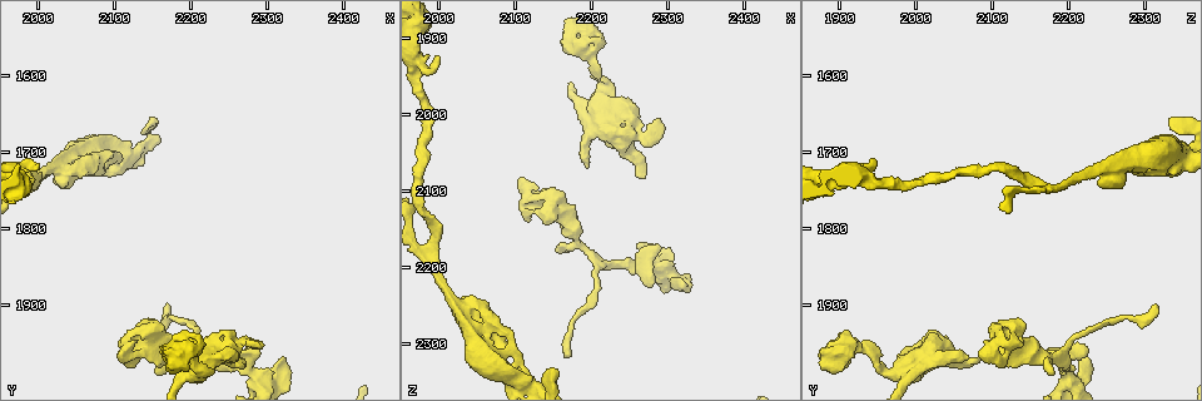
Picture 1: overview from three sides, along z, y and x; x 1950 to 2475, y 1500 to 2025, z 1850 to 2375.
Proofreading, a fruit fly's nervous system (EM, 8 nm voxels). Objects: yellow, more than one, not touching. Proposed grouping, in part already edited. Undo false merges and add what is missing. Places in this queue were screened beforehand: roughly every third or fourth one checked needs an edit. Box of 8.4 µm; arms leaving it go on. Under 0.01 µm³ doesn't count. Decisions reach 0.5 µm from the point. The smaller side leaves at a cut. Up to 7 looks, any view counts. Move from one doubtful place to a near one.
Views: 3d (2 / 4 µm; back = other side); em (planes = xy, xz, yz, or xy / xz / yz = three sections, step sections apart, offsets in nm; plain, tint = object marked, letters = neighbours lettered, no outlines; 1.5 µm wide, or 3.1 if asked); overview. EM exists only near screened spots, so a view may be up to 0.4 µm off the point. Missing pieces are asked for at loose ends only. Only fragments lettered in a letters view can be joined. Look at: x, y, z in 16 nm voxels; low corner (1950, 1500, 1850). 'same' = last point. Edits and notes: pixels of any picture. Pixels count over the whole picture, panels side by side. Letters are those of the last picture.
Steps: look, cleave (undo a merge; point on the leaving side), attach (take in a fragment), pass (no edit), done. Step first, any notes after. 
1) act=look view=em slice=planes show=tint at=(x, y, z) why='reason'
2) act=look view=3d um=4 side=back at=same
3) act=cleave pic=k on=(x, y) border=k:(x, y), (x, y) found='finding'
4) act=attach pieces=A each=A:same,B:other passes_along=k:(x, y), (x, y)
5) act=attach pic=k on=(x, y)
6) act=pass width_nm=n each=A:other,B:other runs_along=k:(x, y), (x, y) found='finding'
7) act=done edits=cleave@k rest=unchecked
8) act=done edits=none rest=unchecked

act=look view=em slice=planes show=letters at=(2190, 1970, 2065) why='branch stops here'

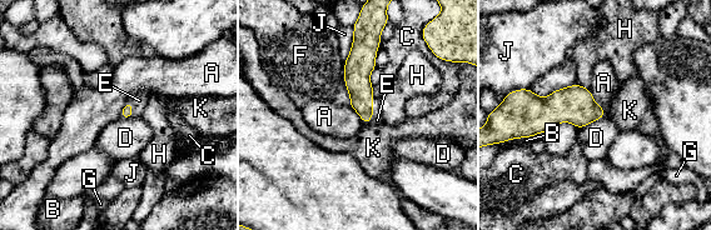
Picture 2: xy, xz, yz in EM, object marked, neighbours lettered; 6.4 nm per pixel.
act=attach pieces=E longest_contact=J:220nm each=A:other,B:other,C:other,D:other,E:same,F:other,G:other,H:other,J:other,K:other passes_along=2:(357, 80), (372, 111), (377, 120) found='the cell continues'

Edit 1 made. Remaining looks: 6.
act=look view=3d um=2 at=(2205, 1970, 1895) why='free end'

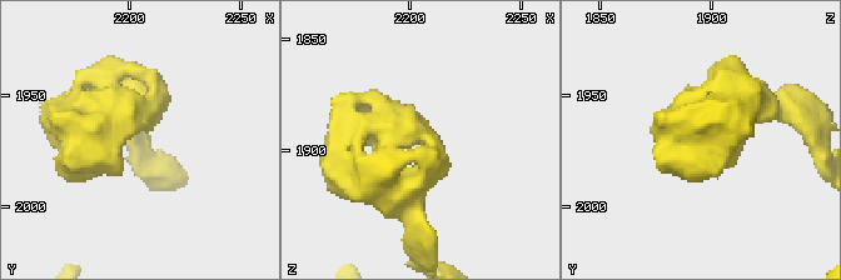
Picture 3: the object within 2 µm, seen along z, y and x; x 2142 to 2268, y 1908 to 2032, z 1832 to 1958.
act=look view=em slice=planes show=tint at=(2207, 1966, 1896)

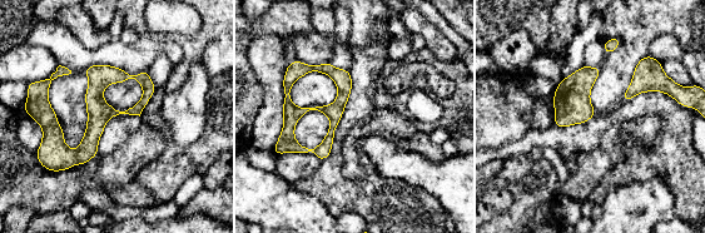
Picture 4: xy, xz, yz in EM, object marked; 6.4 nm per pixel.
act=look view=em slice=planes show=letters at=same

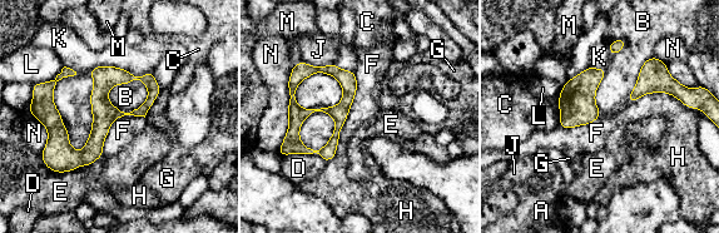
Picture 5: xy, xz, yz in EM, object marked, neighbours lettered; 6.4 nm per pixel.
act=pass each=A:other,B:other,C:other,D:other,E:other,F:other,G:other,H:other,J:other,K:other,L:other,M:other,N:other border=5:(355, 72), (356, 94), (338, 139) found='no lettered fragment goes on from it'

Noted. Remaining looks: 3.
act=look view=3d um=4 side=back at=(2105, 1700, 2305) why='an open end'

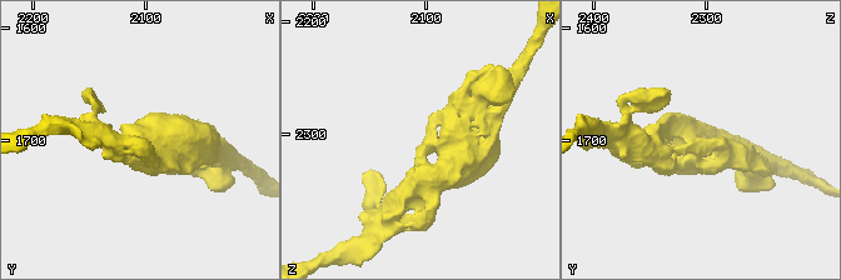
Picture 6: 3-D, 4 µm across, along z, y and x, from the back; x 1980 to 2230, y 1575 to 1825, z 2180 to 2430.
act=look view=em slice=planes show=letters at=(2100, 1698, 2302)

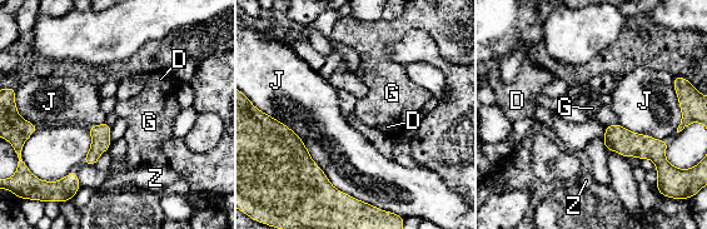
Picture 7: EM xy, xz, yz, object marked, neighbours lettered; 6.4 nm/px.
act=pass each=D:other,G:other,J:other,Z:other found='no lettered fragment goes on from it'

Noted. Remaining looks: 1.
act=done edits=attach@2 rest=unchecked

